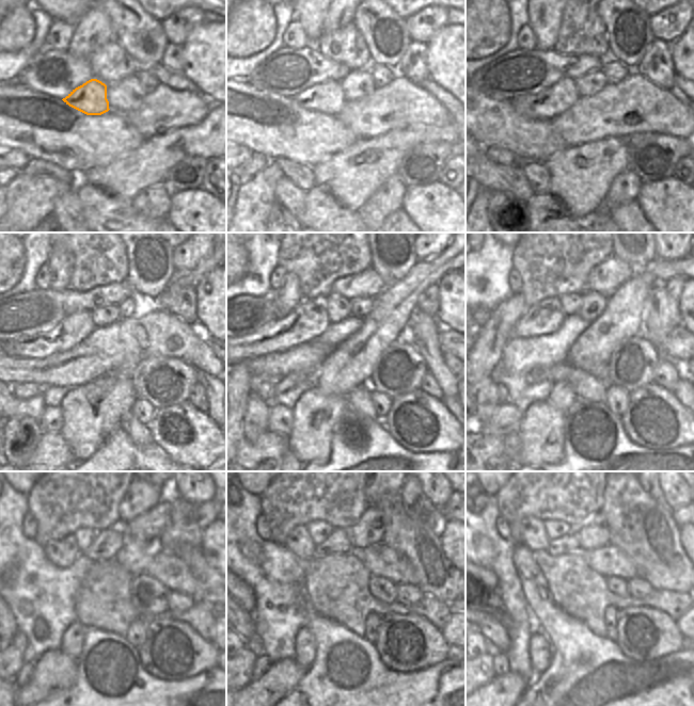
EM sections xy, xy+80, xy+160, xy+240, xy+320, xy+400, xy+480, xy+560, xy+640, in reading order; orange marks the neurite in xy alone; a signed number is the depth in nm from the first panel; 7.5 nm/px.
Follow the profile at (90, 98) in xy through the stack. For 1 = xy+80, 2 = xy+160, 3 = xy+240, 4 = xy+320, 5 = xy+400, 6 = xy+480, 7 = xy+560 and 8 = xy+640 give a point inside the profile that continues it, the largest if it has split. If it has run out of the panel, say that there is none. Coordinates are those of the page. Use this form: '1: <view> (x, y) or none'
1: xy+80 (328, 97)
2: xy+160 (546, 105)
3: xy+240 (74, 329)
4: xy+320 (309, 320)
5: xy+400 (543, 318)
6: xy+480 (62, 552)
7: xy+560 (299, 542)
8: xy+640 (534, 535)

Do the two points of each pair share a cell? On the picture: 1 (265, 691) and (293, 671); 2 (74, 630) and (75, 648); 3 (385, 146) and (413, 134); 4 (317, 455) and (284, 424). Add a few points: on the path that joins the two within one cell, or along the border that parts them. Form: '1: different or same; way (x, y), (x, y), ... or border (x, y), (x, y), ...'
1: same; way (271, 688), (285, 675)
2: same; way (74, 635), (74, 644)
3: same; way (392, 146), (407, 138)
4: different; border (293, 410), (293, 427), (287, 436)

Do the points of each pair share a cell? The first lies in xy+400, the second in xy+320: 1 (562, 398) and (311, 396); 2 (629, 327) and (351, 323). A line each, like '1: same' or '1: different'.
1: different
2: different

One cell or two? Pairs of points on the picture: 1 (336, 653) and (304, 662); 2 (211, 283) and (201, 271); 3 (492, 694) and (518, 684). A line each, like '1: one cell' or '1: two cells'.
1: two cells
2: two cells
3: one cell

